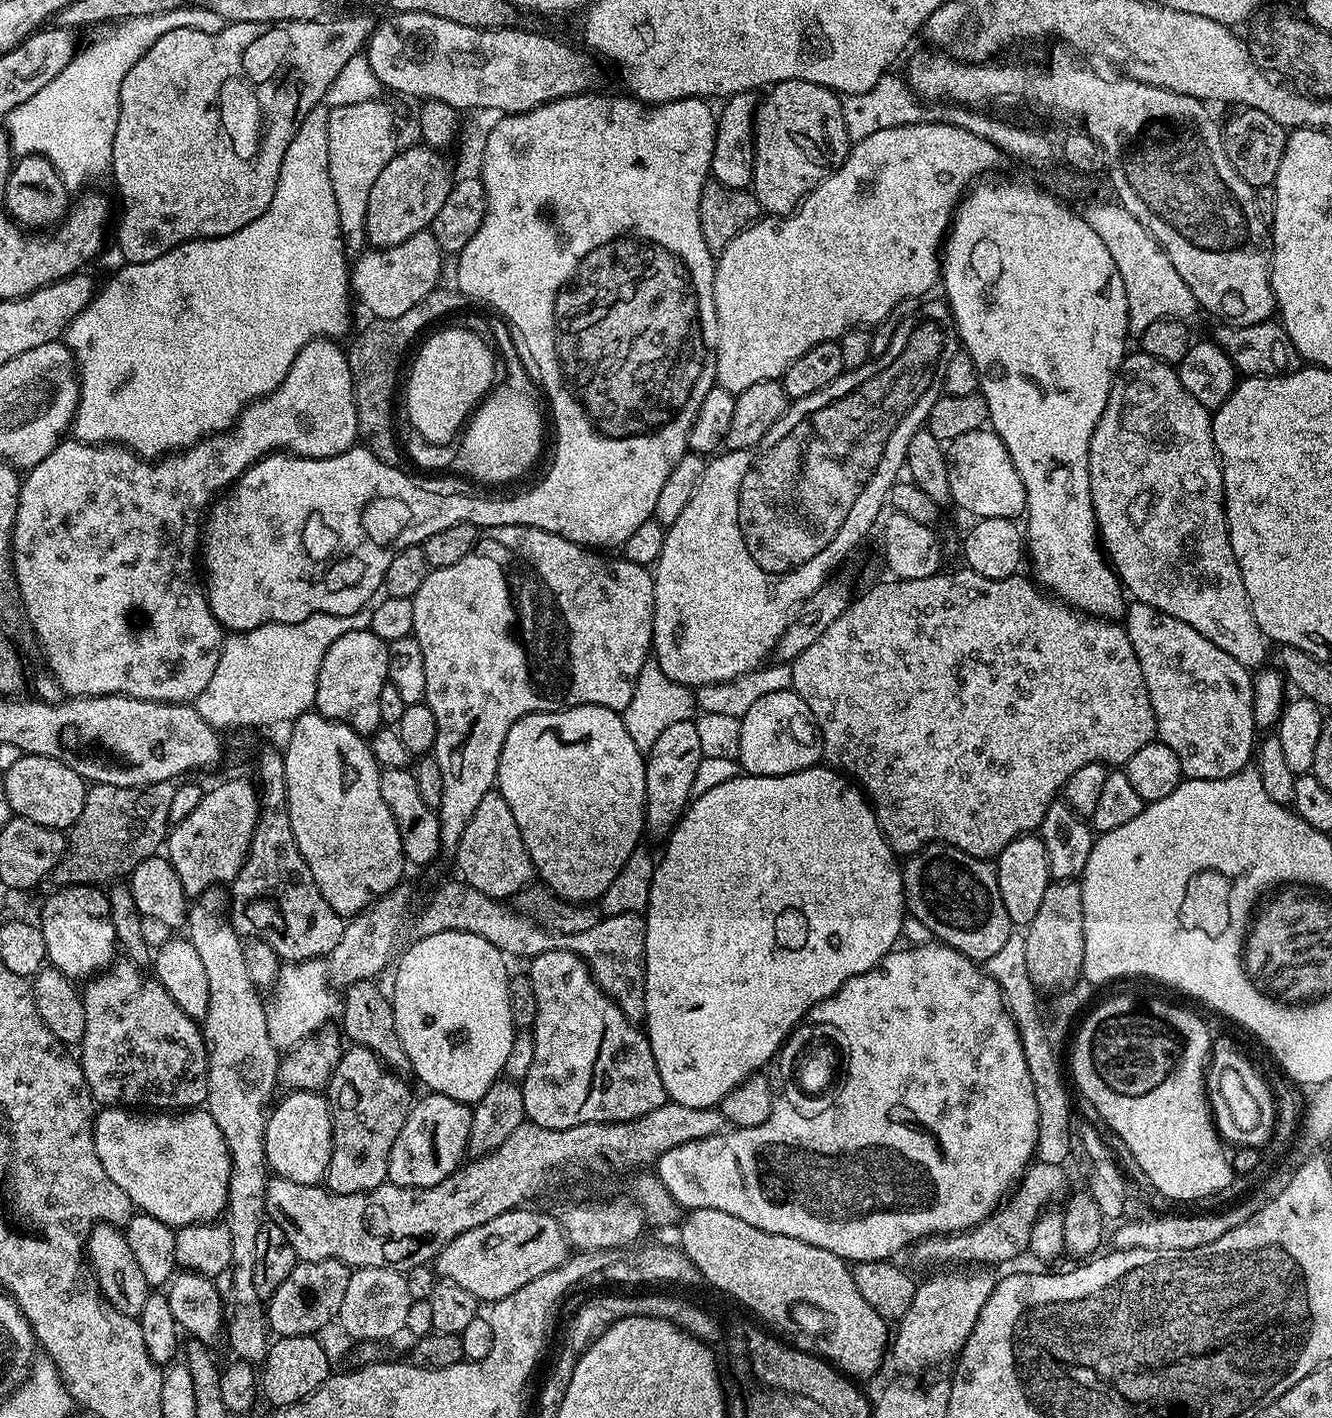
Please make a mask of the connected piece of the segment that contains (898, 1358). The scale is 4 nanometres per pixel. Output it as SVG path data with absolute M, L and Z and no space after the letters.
M977 1267L976 1272L948 1272L945 1276L934 1276L930 1280L917 1283L914 1302L910 1310L894 1328L894 1339L890 1344L890 1360L893 1360L904 1374L924 1372L935 1364L940 1364L948 1355L959 1353L964 1347L978 1314L990 1296L997 1282L989 1269Z

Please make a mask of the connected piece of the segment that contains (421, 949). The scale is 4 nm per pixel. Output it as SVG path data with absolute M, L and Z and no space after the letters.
M446 930L442 934L430 934L429 936L424 936L421 940L412 940L399 953L398 959L394 964L396 981L392 984L392 992L390 990L394 1026L397 1027L398 1038L401 1039L401 1045L409 1056L411 1071L416 1071L416 1076L425 1084L425 1089L440 1092L442 1095L454 1098L463 1104L475 1106L482 1098L482 1094L486 1094L486 1090L490 1090L490 1086L496 1080L501 1079L514 1035L512 1019L510 1018L510 998L508 997L510 971L508 972L508 968L504 963L506 963L504 953L499 952L490 942L486 942L486 938L478 938L478 934L470 934L462 930Z

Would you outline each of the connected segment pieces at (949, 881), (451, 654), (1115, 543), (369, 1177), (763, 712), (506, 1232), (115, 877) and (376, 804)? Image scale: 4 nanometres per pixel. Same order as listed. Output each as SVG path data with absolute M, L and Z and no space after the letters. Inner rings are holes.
M925 844L905 860L908 861L902 864L904 903L910 915L922 922L939 943L958 950L963 956L977 962L993 958L1014 930L1010 914L1006 914L1006 906L1002 906L995 867L987 859L971 856L949 844Z
M515 524L514 526L502 526L501 528L491 529L490 534L484 534L477 539L476 544L470 550L470 554L466 554L466 558L462 558L458 562L454 562L454 566L442 566L441 568L433 568L428 573L426 582L422 582L422 586L418 586L418 590L410 599L414 606L414 626L412 627L412 635L415 636L418 646L422 646L422 662L426 662L426 690L424 691L423 703L430 706L430 710L434 710L434 722L438 726L438 734L436 735L436 746L434 755L438 762L438 767L442 770L443 793L442 806L438 810L440 818L440 847L445 853L455 853L456 848L460 845L462 838L462 830L466 830L466 826L470 826L470 817L473 816L478 802L482 802L482 794L493 791L496 783L496 771L498 770L498 758L502 754L502 742L506 742L506 734L510 734L510 726L514 726L514 722L518 722L524 716L529 716L535 712L557 712L563 708L573 708L574 706L586 706L593 704L594 706L606 706L610 710L623 713L626 706L630 706L630 698L634 694L634 686L638 674L642 670L642 666L649 663L650 649L652 647L652 623L654 622L654 586L656 585L653 573L649 571L643 564L635 564L623 558L617 560L607 560L607 555L601 554L596 550L589 550L583 544L575 544L566 538L562 538L558 534L550 534L546 530L538 530L531 528L529 524Z
M1132 351L1120 364L1106 410L1102 410L1102 418L1090 438L1090 498L1096 511L1100 543L1121 585L1135 603L1154 606L1154 610L1162 610L1162 614L1194 626L1202 638L1210 638L1214 646L1222 646L1244 668L1259 669L1265 663L1270 644L1254 618L1230 546L1228 520L1224 517L1224 479L1220 455L1214 446L1212 412L1182 386L1180 373L1173 365L1157 356Z
M353 1043L341 1051L340 1061L333 1070L326 1089L328 1109L332 1115L332 1153L323 1183L329 1192L336 1195L372 1192L387 1181L394 1138L398 1138L398 1130L402 1130L402 1122L406 1122L414 1103L414 1095L399 1078L401 1077L395 1071L386 1068L383 1061L364 1045Z
M789 690L766 694L765 697L758 699L758 702L754 703L754 706L751 706L739 721L741 744L738 764L747 775L785 776L807 768L815 768L821 763L824 754L824 739L820 736L810 706L806 706L806 702L802 702L802 698L797 692Z
M527 1207L514 1208L466 1234L458 1234L437 1254L434 1271L442 1280L449 1280L462 1290L470 1290L478 1302L495 1302L514 1294L526 1282L554 1270L570 1255L570 1245L560 1228L560 1221L555 1215L547 1216L544 1212L527 1212Z
M170 780L144 788L92 784L78 822L67 829L66 851L52 872L51 883L104 886L127 877L143 860L157 855L170 831L170 798L174 798L175 789L176 784Z
M315 710L302 713L298 719L291 721L290 728L292 728L292 733L288 736L288 745L283 745L282 751L286 766L286 794L290 810L290 826L294 826L294 842L298 842L298 850L302 858L306 858L306 866L310 866L310 874L314 874L314 882L318 882L318 890L322 890L322 898L326 898L326 902L330 902L330 906L340 916L345 918L357 916L405 879L406 861L402 850L402 838L398 838L398 826L394 822L394 814L390 814L390 806L386 806L386 801L382 798L381 767L376 763L371 743L361 733L345 724L327 720Z

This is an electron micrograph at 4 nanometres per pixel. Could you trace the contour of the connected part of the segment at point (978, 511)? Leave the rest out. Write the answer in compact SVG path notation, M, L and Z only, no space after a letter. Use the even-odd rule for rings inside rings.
M987 427L970 430L953 440L946 452L948 458L948 473L950 474L950 490L953 501L958 502L968 512L973 512L973 517L981 518L1006 518L1018 517L1025 511L1028 502L1028 491L1024 489L1022 478L1018 478L1018 470L1014 470L1014 462L996 433Z

